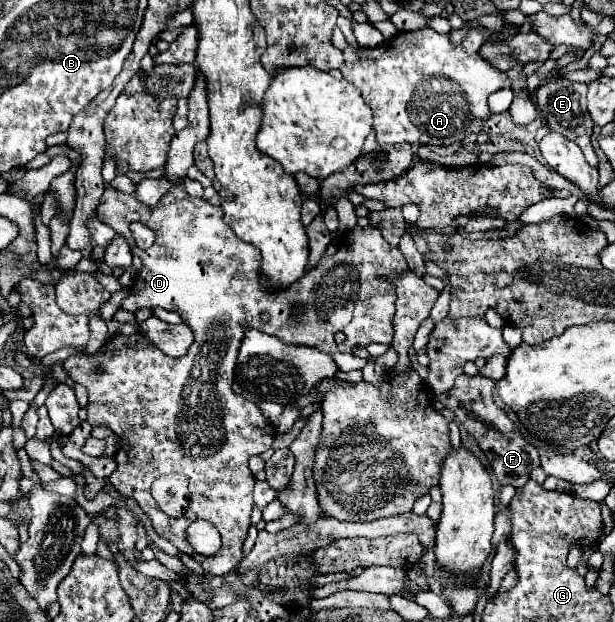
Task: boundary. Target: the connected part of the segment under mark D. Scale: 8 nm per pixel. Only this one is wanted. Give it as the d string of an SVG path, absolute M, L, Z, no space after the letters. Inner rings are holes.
M197 71L195 87L191 89L187 101L189 101L189 125L187 125L187 129L175 133L175 137L173 137L173 141L171 141L171 149L169 149L169 159L167 159L167 165L165 165L165 169L167 169L165 177L173 179L177 185L175 185L175 187L159 201L159 205L155 205L155 207L147 207L147 205L143 205L141 201L135 201L135 193L121 193L121 191L117 191L117 189L113 189L113 187L107 187L105 193L103 193L103 197L99 199L97 215L99 215L99 219L101 219L105 225L113 227L119 235L123 235L123 237L129 241L129 245L131 245L131 249L133 249L133 255L139 255L139 257L143 259L143 267L141 267L139 275L135 277L135 281L133 281L133 285L131 285L131 289L129 289L129 297L121 301L121 307L127 309L127 311L137 311L137 309L141 309L141 307L165 307L165 309L169 309L169 311L177 311L181 317L189 317L189 327L191 327L191 331L193 331L193 335L195 335L195 341L193 341L193 345L189 347L187 355L183 355L183 357L179 357L179 359L171 359L169 355L165 355L163 351L159 351L159 349L157 349L147 337L143 337L143 335L141 335L141 337L139 337L139 335L129 335L129 337L115 335L115 337L111 337L111 339L97 351L97 355L73 355L73 357L69 357L67 361L63 361L63 369L67 371L67 375L69 375L73 381L77 381L77 383L81 383L81 385L87 387L87 393L89 393L89 405L87 405L89 415L87 415L87 421L89 421L93 427L107 425L117 437L123 439L123 445L119 447L117 457L115 457L117 463L119 463L119 467L117 467L117 471L109 477L109 481L113 483L113 487L115 487L121 495L133 497L133 499L143 507L143 511L151 517L155 531L157 531L163 539L169 539L179 551L191 555L195 561L199 561L199 563L203 565L203 571L205 571L205 573L211 573L211 575L227 575L231 569L237 567L237 563L239 563L241 557L243 557L243 551L241 551L241 549L243 549L243 543L245 543L245 537L247 537L247 529L249 529L249 525L251 525L253 485L255 485L255 479L253 479L253 473L251 473L249 467L247 467L247 461L249 461L249 457L267 451L267 449L271 447L273 439L275 439L275 435L273 435L275 429L273 429L273 425L267 423L267 419L263 417L263 413L261 413L261 409L257 407L257 403L245 401L245 397L237 395L237 393L231 389L231 385L233 385L233 375L235 375L237 353L239 353L239 345L241 345L241 341L243 341L243 331L245 331L245 329L259 329L259 331L265 331L267 335L279 337L281 341L285 341L285 343L289 343L289 345L305 345L305 347L315 347L315 349L319 347L319 349L325 351L325 353L337 353L337 351L341 351L341 353L353 353L355 347L367 347L369 343L387 343L387 345L389 345L391 339L393 339L393 323L391 323L391 321L393 321L393 313L395 313L395 291L393 291L393 285L391 285L389 281L385 281L383 277L389 275L389 273L403 273L403 271L409 271L409 267L407 267L407 263L405 263L401 251L399 251L397 247L391 247L391 245L383 239L383 235L379 233L379 229L375 229L375 227L353 227L351 231L347 231L347 233L341 237L343 241L339 241L337 253L331 255L331 257L323 257L315 269L311 269L301 281L297 281L297 285L291 285L289 289L283 289L283 291L279 291L279 293L273 293L273 297L267 295L267 293L263 293L263 291L259 289L259 253L257 253L257 249L255 249L253 245L243 243L241 239L237 239L237 237L233 235L233 231L231 231L231 229L227 227L227 223L223 221L223 209L221 209L221 207L213 207L213 205L207 203L205 199L193 199L193 197L189 197L189 195L183 191L181 183L179 183L179 181L185 177L187 169L193 165L193 147L195 147L195 143L197 143L197 141L205 141L207 135L209 135L207 85L205 85L205 81L203 81L203 73L199 73L199 71ZM133 221L145 223L145 225L149 225L151 229L155 229L157 241L155 241L149 249L139 249L139 247L135 245L133 235L131 231L129 231L129 225L131 225ZM335 333L343 333L343 335L345 335L345 341L343 341L343 343L337 343L337 341L335 341ZM97 365L103 367L103 373L95 373L95 367L97 367ZM163 473L183 473L183 475L187 475L187 477L191 479L191 485L189 485L191 503L189 503L185 515L179 517L179 519L169 519L169 517L157 507L157 503L153 503L153 497L151 497L151 483L155 481L155 477L159 477L159 475L163 475ZM197 519L207 519L207 521L211 521L211 523L219 529L223 545L221 545L221 549L219 549L217 555L211 555L211 557L197 555L197 553L191 549L191 545L187 543L187 539L185 539L185 529L187 529L193 521L197 521Z

